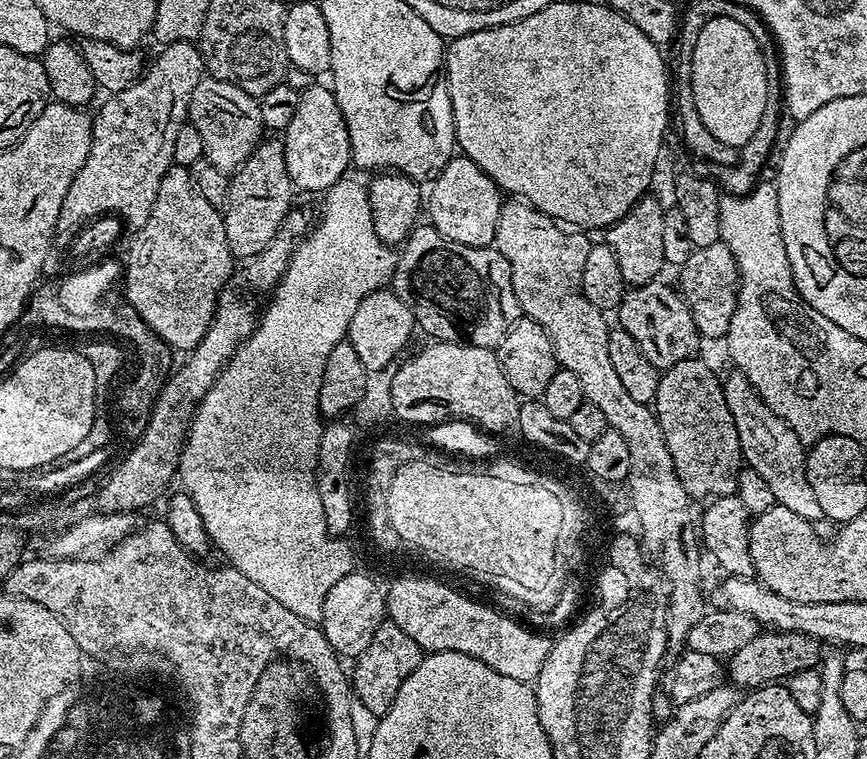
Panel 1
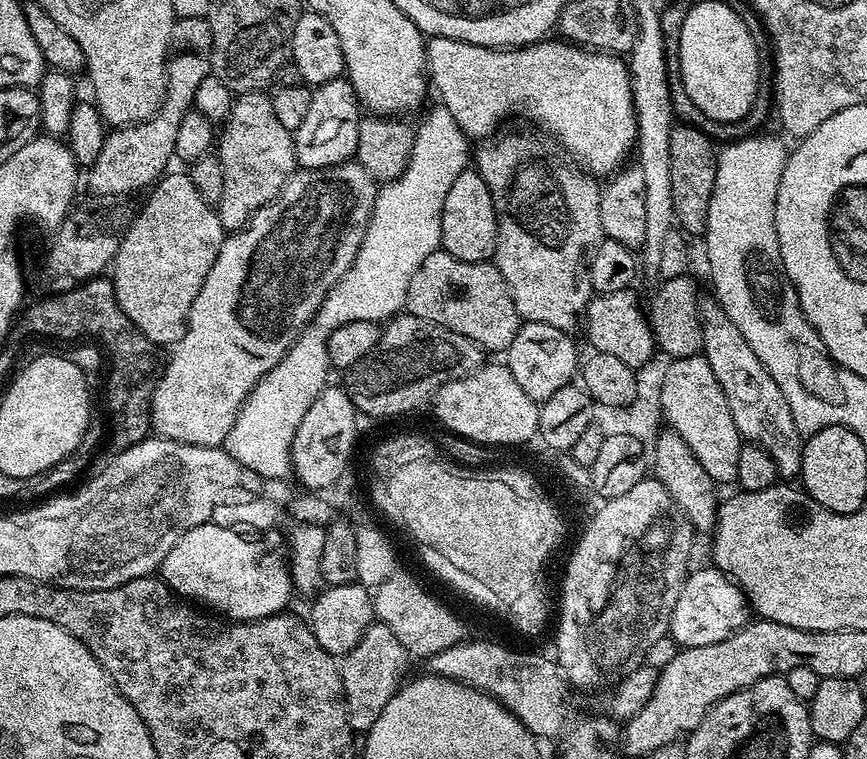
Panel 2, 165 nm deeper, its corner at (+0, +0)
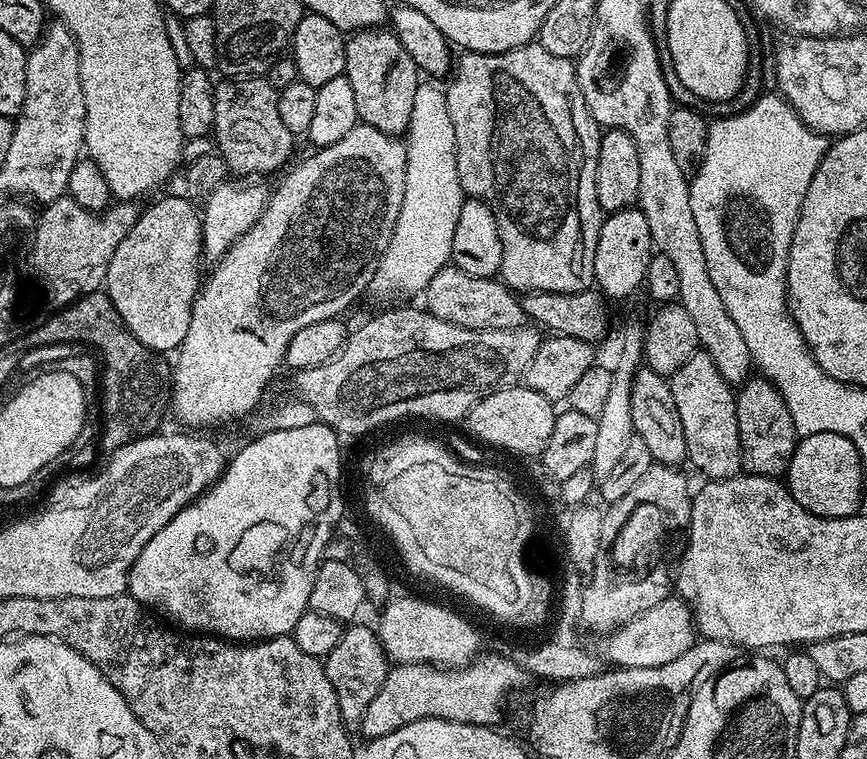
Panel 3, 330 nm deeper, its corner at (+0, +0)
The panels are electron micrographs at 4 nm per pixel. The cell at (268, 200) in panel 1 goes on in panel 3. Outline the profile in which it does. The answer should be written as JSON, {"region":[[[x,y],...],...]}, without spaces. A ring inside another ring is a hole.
{"region":[[[224,78],[221,81],[215,85],[212,132],[215,147],[229,173],[236,178],[264,178],[260,176],[275,168],[283,169],[289,163],[294,137],[286,130],[282,118],[278,118],[278,90],[270,86],[267,78]]]}

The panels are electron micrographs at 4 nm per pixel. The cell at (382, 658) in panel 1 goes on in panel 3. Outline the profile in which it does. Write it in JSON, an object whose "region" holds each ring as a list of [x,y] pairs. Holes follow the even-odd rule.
{"region":[[[360,623],[345,627],[338,646],[334,646],[334,650],[330,650],[330,654],[322,660],[326,678],[330,678],[330,686],[334,686],[334,694],[338,698],[342,722],[349,730],[359,729],[362,714],[366,714],[366,706],[370,706],[370,701],[378,694],[378,690],[382,690],[382,682],[386,682],[390,667],[377,629],[367,628]]]}

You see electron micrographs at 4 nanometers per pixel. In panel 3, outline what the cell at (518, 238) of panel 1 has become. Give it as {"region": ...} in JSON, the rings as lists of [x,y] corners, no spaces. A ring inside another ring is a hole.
{"region":[[[539,42],[523,44],[514,50],[498,54],[464,52],[455,61],[446,84],[444,97],[450,110],[450,122],[454,122],[454,146],[456,147],[456,165],[458,182],[465,197],[486,202],[498,222],[498,238],[502,242],[502,266],[499,275],[503,283],[517,293],[526,292],[586,292],[594,284],[594,250],[598,246],[598,234],[602,213],[596,189],[596,171],[598,170],[598,150],[602,129],[586,106],[582,90],[578,86],[575,63],[569,57],[550,54]]]}

